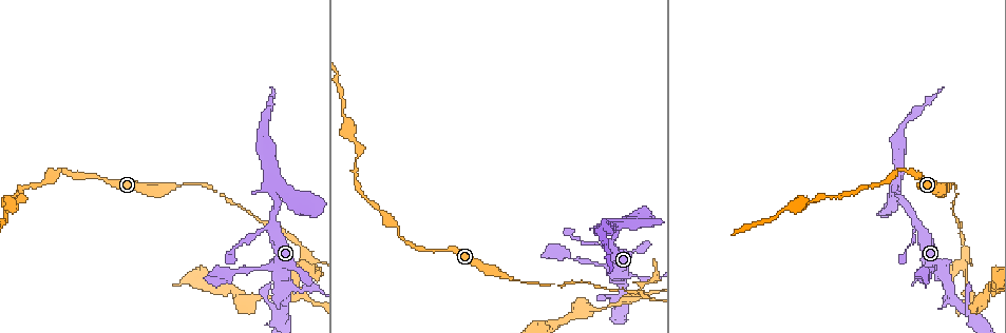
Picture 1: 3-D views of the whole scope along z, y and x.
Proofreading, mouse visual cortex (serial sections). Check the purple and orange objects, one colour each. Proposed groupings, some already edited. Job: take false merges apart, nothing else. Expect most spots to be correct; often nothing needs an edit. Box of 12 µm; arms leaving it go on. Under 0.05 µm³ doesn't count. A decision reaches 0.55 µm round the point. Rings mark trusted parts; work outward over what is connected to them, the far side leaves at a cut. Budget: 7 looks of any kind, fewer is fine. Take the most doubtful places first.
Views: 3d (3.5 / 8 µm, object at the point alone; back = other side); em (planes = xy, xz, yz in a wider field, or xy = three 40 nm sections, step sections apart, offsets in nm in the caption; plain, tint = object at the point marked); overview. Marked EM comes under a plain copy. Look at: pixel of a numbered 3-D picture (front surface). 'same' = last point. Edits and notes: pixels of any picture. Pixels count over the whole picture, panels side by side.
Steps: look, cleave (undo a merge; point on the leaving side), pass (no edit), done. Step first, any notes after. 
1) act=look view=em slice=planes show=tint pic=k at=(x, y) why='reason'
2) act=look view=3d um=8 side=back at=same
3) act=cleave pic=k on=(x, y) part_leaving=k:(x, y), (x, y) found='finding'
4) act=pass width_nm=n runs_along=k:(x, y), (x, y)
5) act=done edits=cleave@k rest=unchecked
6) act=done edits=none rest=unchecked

act=look view=3d um=3.5 pic=1 at=(101, 178) why='thin neck'

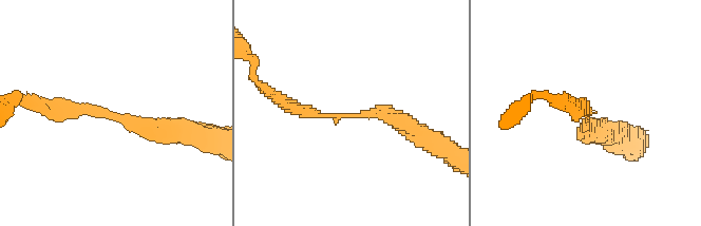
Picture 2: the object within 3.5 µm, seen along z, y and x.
act=look view=em slice=xy step=1 show=tint pic=2 at=(346, 114) arm_widths_nm=200,250

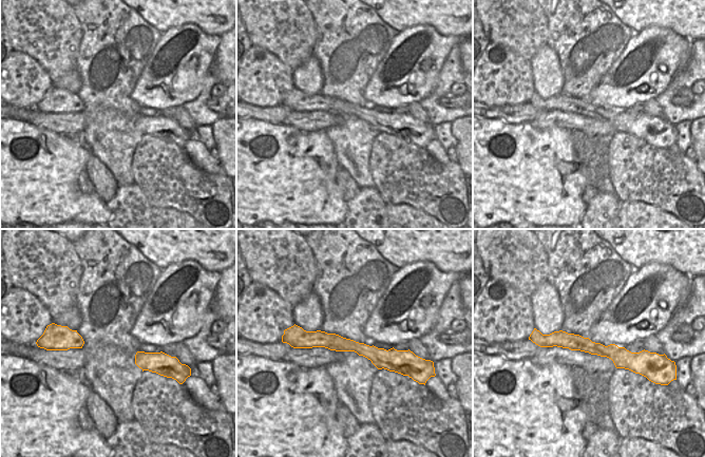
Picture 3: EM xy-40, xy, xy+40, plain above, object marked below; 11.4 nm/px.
act=pass width_nm=190 runs_along=3:(309, 341), (400, 354) found='continuous, no second cell'

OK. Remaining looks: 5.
act=look view=3d um=3.5 pic=1 at=(956, 188)

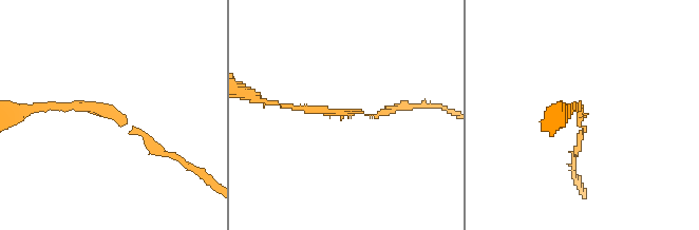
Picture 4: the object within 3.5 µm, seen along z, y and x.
act=pass arm_widths_nm=100,100 found='all the same cell'

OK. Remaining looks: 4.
act=look view=3d um=3.5 pic=1 at=(964, 260) why='four-way junction'

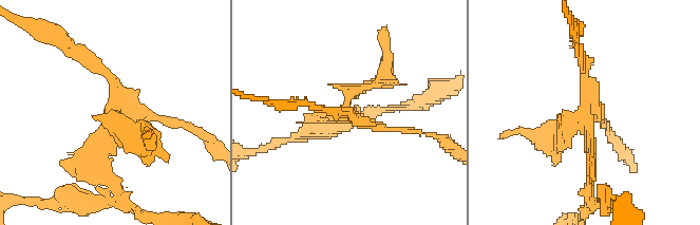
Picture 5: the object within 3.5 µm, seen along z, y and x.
act=look view=em slice=xy step=1 show=tint pic=5 at=(113, 115) arms=4 arm_widths_nm=100,100,150,150 why='now the EM'

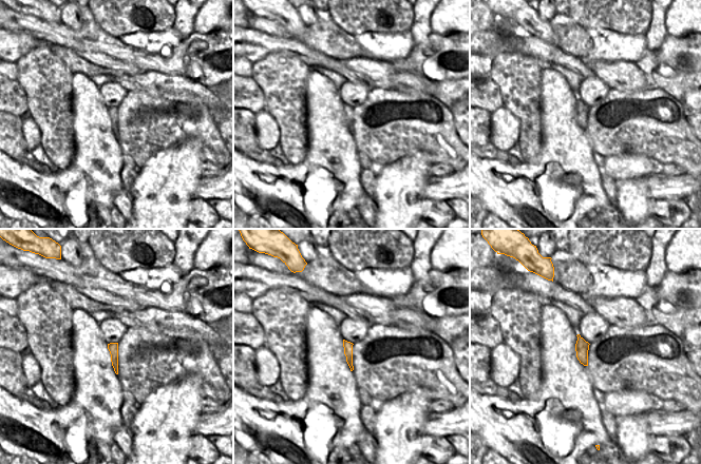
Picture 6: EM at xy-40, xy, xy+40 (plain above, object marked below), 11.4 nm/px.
act=cleave pic=5 on=(130, 124) found='two cells meet here'

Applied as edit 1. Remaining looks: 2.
act=done edits=cleave@5 rest=unchecked

